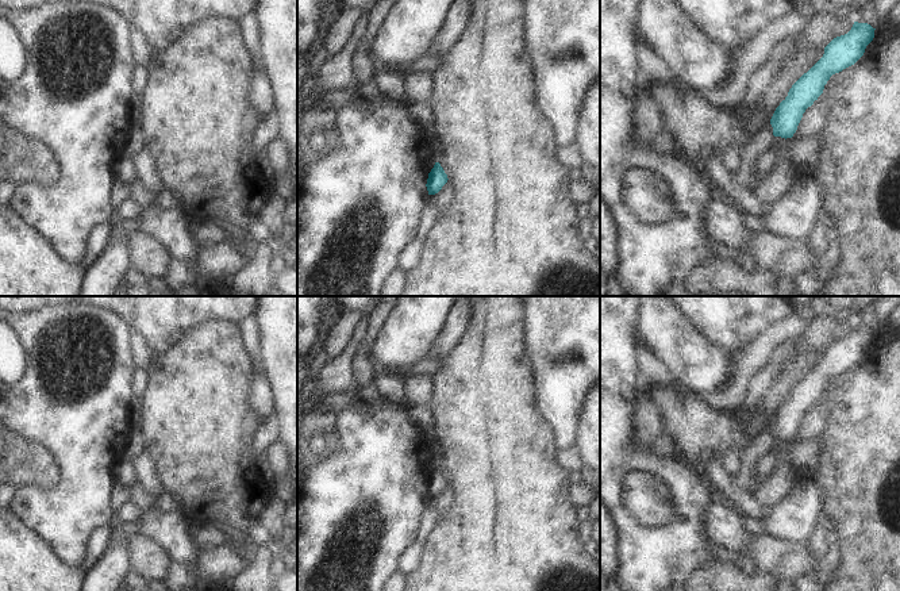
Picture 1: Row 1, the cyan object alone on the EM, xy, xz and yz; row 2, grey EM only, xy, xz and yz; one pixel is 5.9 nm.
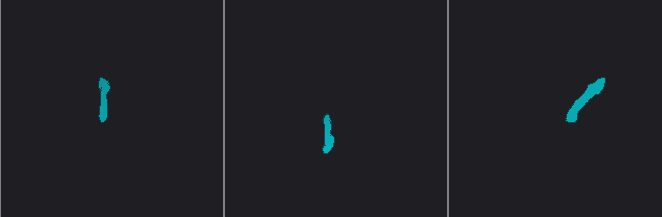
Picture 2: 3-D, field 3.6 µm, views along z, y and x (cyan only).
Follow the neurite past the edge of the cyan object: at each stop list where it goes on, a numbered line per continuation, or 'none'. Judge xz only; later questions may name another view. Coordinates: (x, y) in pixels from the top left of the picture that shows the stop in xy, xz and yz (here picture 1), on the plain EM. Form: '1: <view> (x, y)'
none

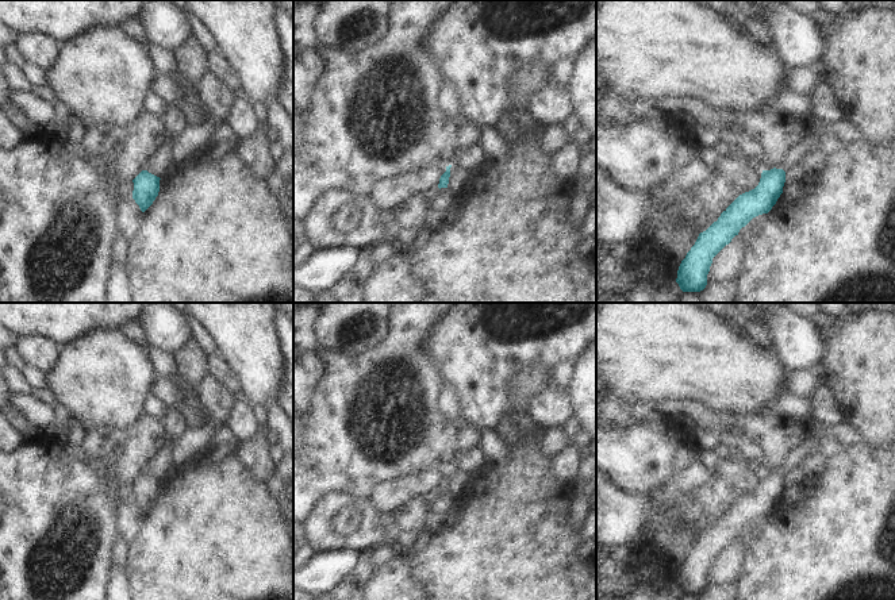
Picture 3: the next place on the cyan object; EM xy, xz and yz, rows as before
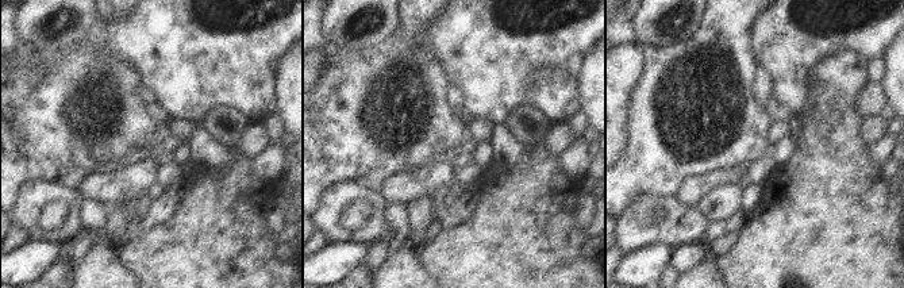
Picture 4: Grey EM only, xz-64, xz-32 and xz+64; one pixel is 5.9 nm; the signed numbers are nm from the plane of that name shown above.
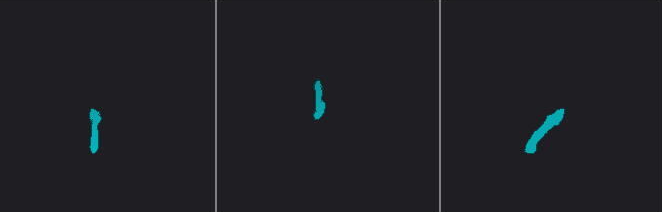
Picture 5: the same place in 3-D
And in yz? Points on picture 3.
1: yz (795, 457)

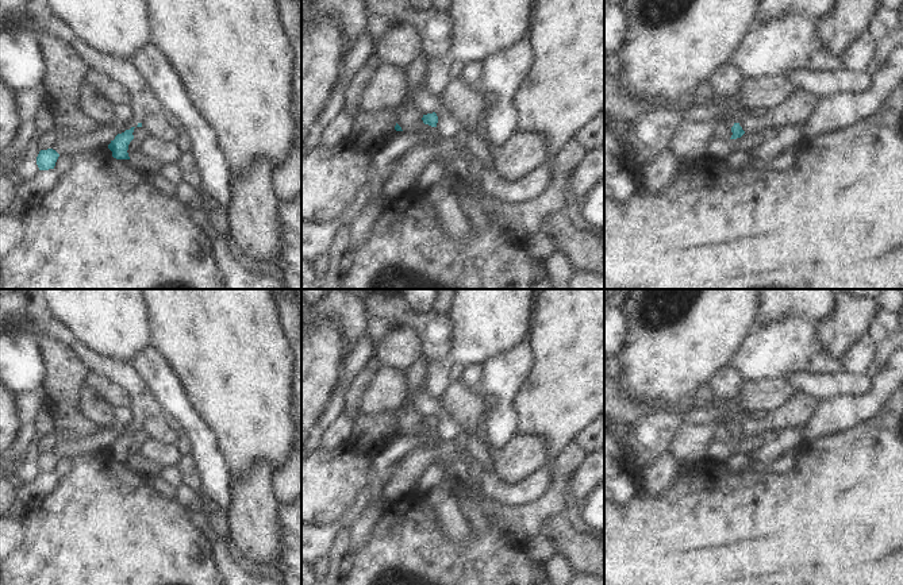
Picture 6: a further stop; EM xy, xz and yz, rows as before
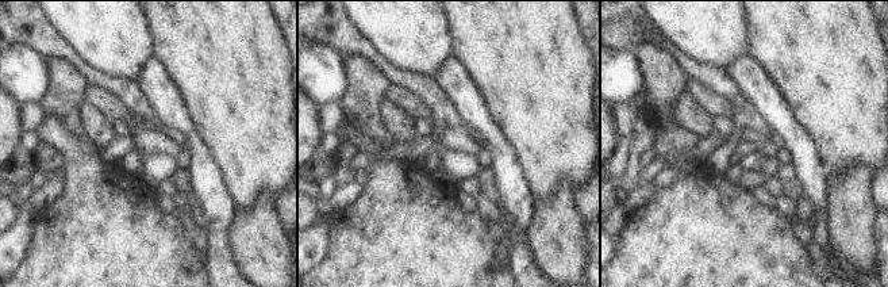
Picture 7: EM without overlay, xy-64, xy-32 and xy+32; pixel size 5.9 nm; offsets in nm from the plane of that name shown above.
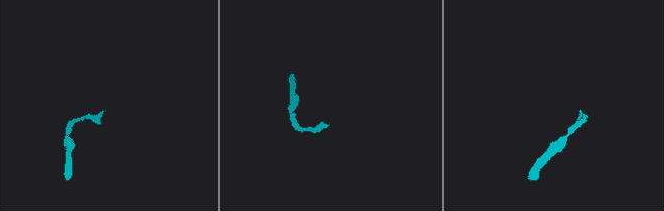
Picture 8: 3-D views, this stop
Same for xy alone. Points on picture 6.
1: xy (30, 306)

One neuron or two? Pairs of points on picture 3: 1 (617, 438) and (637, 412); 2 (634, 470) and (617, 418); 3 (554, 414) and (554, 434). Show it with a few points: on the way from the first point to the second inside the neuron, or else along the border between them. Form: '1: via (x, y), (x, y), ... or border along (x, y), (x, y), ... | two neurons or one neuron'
1: border along (656, 420), (641, 420), (629, 427), (610, 430) | two neurons
2: border along (650, 420), (610, 430) | two neurons
3: border along (560, 426), (552, 426), (545, 430) | two neurons

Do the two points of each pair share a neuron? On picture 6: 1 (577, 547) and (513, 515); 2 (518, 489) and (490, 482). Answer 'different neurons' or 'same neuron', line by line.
1: different neurons
2: same neuron

